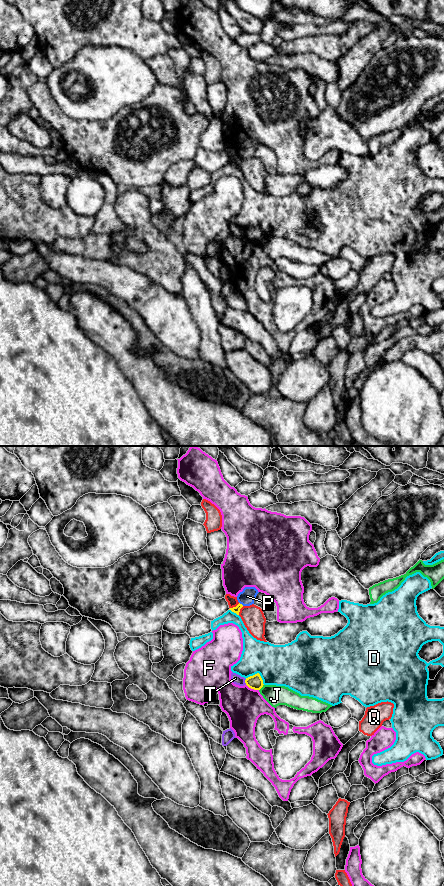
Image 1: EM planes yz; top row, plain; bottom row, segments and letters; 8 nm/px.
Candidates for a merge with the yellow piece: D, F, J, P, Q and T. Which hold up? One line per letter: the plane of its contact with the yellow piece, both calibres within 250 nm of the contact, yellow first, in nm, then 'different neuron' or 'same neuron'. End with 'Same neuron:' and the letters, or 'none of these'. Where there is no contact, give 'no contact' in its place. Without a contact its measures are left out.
D: yz | 120/340 nm | different neuron
F: yz | 120/300 nm | different neuron
J: yz | 120/160 nm | different neuron
P: yz | 50/120 nm | different neuron
Q: yz | 50/80 nm | different neuron
T: yz | 120/80 nm | different neuron
Same neuron: none of these

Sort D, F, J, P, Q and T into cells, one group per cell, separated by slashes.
D / F / J P / Q / T

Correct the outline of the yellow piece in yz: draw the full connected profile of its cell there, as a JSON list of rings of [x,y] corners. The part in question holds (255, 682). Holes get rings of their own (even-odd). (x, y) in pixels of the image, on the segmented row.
[[[259,673],[246,678],[245,683],[249,688],[254,690],[260,690],[264,685]]]

